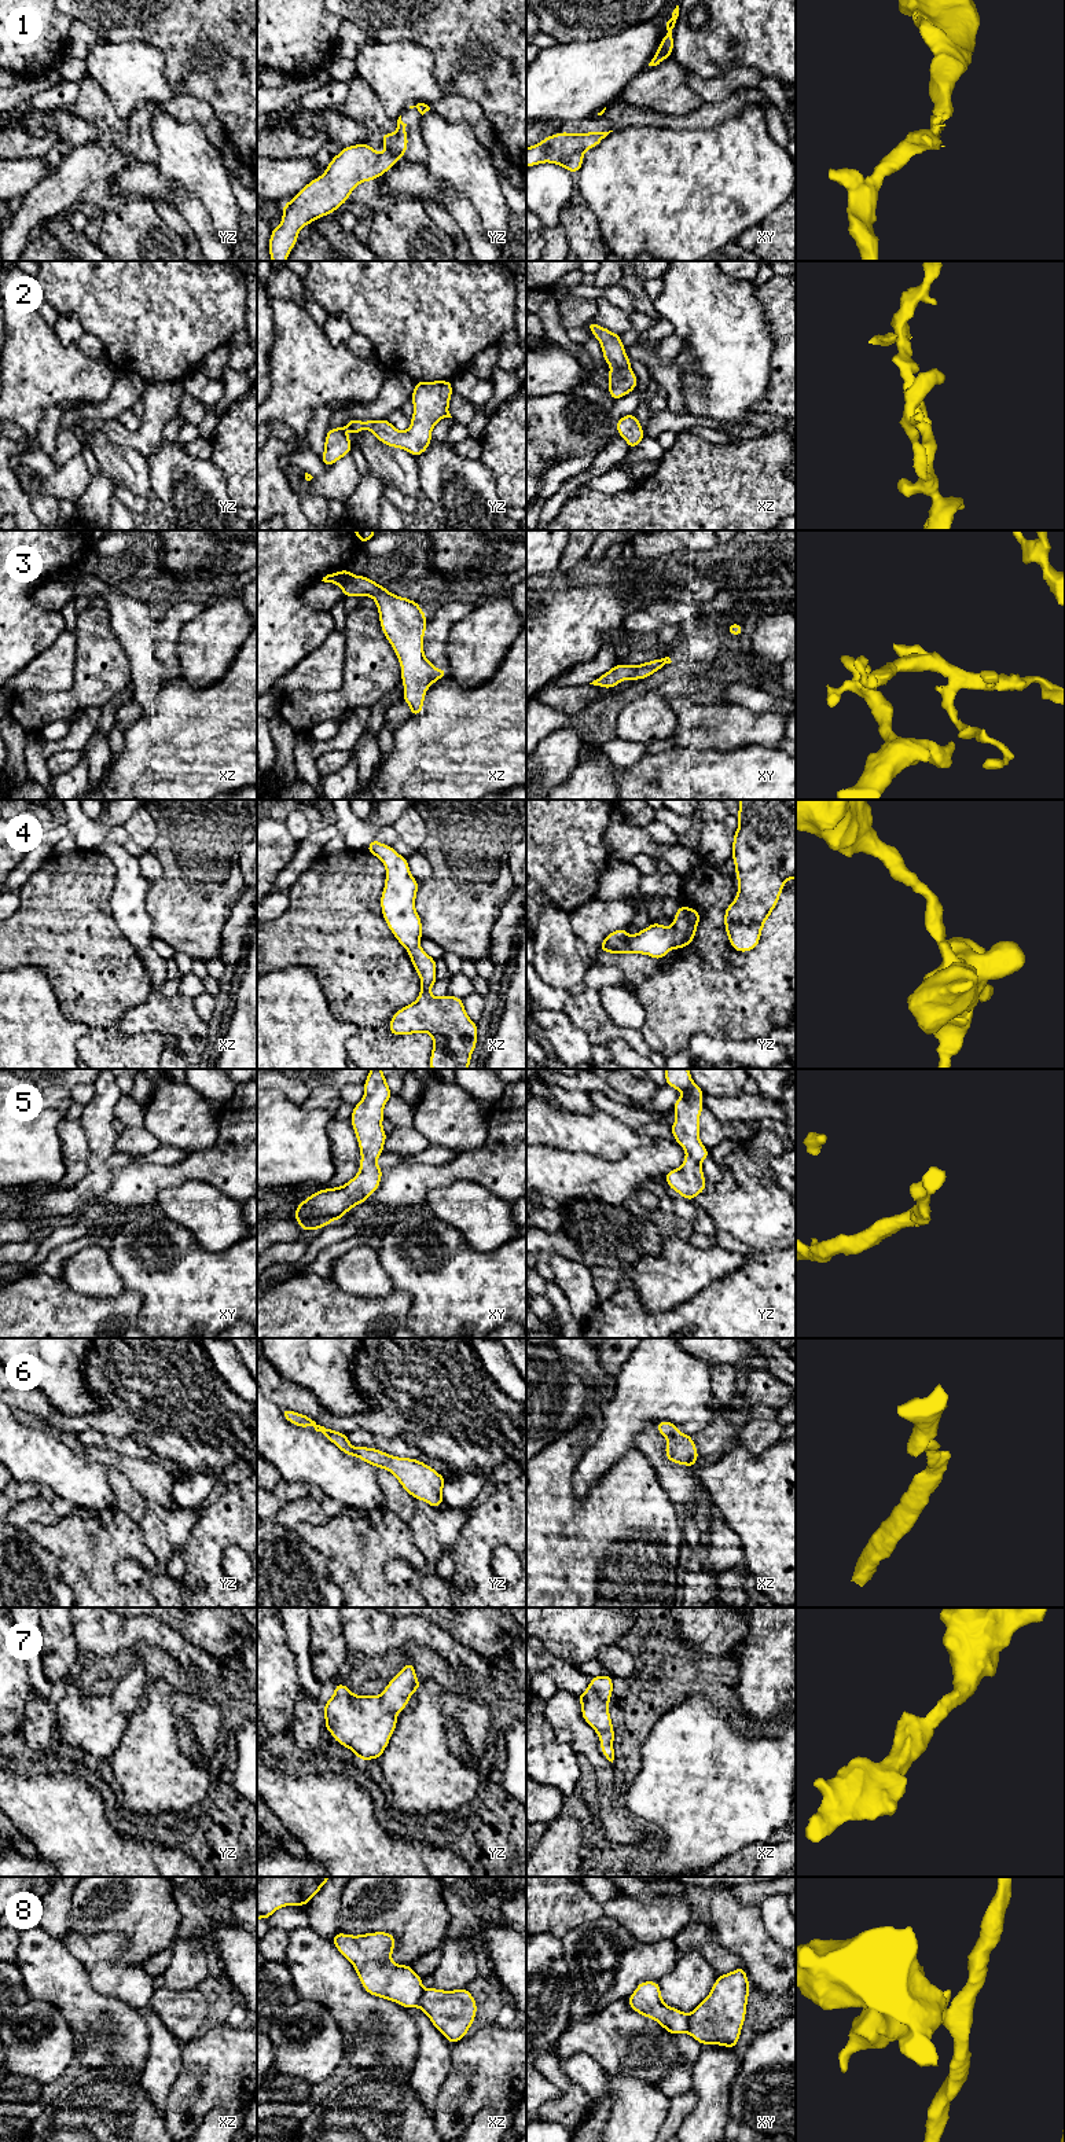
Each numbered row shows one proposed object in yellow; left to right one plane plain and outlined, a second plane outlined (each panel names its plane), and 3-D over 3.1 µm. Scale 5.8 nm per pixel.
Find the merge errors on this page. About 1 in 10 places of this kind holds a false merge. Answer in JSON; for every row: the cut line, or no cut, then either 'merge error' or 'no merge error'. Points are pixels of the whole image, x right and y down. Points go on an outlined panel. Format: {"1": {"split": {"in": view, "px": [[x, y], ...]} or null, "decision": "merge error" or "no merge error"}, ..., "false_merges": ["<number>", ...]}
{"1": {"split": null, "decision": "no merge error"}, "2": {"split": null, "decision": "no merge error"}, "3": {"split": null, "decision": "no merge error"}, "4": {"split": null, "decision": "no merge error"}, "5": {"split": null, "decision": "no merge error"}, "6": {"split": null, "decision": "no merge error"}, "7": {"split": null, "decision": "no merge error"}, "8": {"split": {"in": "xy", "px": [[690, 2014], [686, 2031]]}, "decision": "merge error"}, "false_merges": ["8"]}

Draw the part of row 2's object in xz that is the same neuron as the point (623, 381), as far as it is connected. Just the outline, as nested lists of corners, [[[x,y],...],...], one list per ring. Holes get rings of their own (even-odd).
[[[590,320],[587,327],[602,346],[603,360],[612,368],[607,374],[609,396],[616,401],[629,394],[638,386],[636,374],[629,364],[632,363],[621,341],[621,335],[612,332],[609,328],[599,327]]]

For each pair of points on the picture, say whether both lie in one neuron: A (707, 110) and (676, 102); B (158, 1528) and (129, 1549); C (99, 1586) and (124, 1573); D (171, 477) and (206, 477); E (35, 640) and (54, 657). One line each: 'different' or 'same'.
A: different
B: different
C: different
D: same
E: different

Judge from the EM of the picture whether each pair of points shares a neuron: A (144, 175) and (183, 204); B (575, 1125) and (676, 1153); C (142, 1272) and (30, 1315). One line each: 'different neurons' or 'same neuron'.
A: same neuron
B: different neurons
C: different neurons

